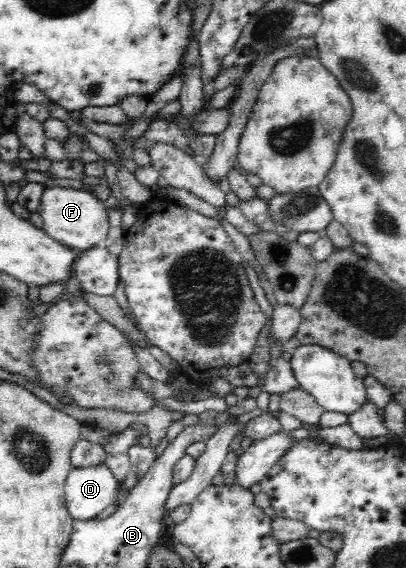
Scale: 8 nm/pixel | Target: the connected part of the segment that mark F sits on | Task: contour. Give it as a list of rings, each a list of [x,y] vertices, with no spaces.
[[[45,186],[36,211],[43,220],[43,231],[53,240],[76,252],[100,245],[109,229],[108,210],[95,194],[63,186]]]

